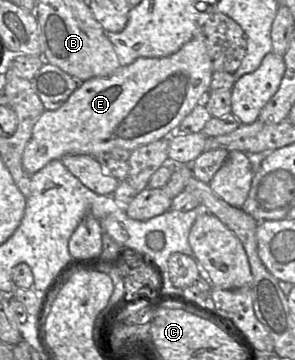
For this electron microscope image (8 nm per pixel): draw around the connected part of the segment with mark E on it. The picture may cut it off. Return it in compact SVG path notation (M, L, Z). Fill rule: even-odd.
M202 31L197 33L193 39L184 44L176 53L162 58L137 58L133 63L127 66L121 66L113 74L108 77L95 77L87 81L80 82L78 88L70 95L68 100L57 110L49 111L45 110L40 118L35 123L32 129L32 136L27 143L22 157L22 165L24 170L33 175L42 168L44 168L49 162L56 159L61 159L65 155L99 155L110 152L116 148L122 148L129 151L133 151L140 146L152 143L159 139L169 137L171 134L175 134L178 126L182 120L192 112L192 110L201 103L209 93L209 87L212 80L214 71L212 63L207 53L205 37Z

